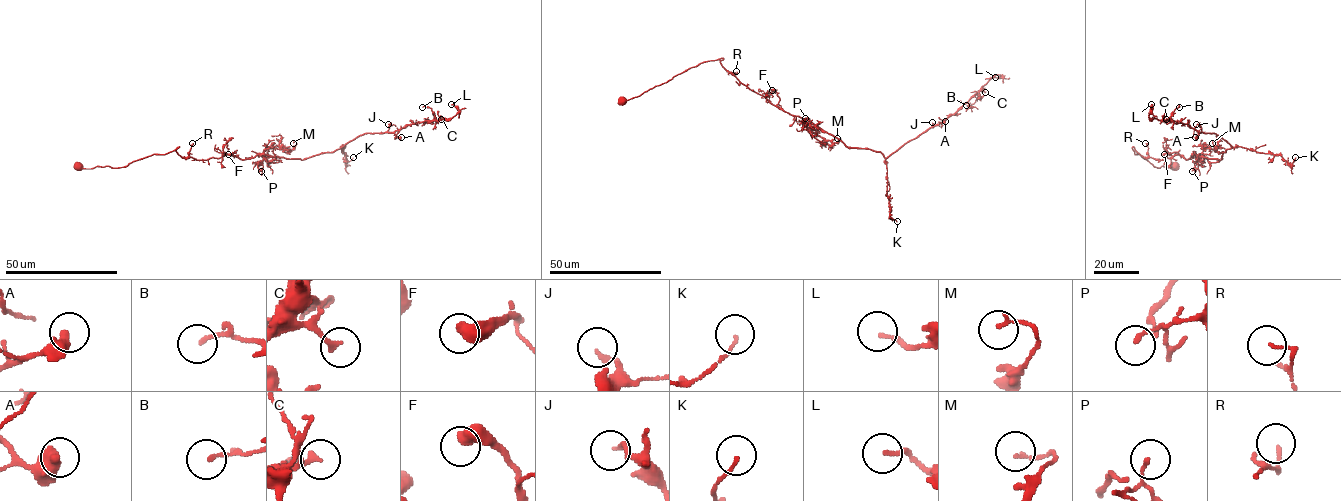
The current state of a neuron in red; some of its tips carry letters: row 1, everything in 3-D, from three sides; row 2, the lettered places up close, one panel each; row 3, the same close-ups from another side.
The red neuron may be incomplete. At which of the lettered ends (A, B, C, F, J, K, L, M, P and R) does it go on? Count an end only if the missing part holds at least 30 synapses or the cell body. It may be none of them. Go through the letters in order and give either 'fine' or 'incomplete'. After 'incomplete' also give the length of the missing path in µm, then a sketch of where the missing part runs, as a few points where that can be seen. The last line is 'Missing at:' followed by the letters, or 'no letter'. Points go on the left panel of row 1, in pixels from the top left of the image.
A: fine
B: fine
C: fine
F: fine
J: fine
K: fine
L: fine
M: fine
P: fine
R: fine
Missing at: no letter

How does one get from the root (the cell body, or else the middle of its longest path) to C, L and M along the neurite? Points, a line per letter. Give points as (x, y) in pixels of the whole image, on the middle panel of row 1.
C: (621, 100), (722, 58), (727, 70), (773, 104), (809, 120), (848, 147), (878, 151), (886, 158), (985, 92)
L: (621, 100), (722, 58), (727, 70), (773, 104), (848, 147), (886, 158), (1002, 76), (995, 77)
M: (621, 100), (722, 58), (721, 64), (749, 89), (799, 116), (826, 140), (837, 143), (837, 138)

